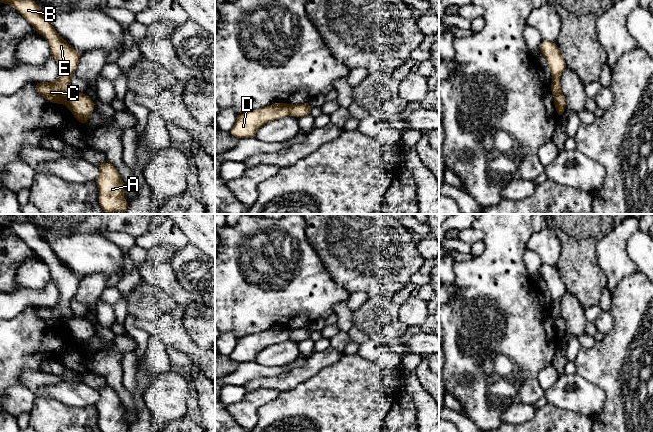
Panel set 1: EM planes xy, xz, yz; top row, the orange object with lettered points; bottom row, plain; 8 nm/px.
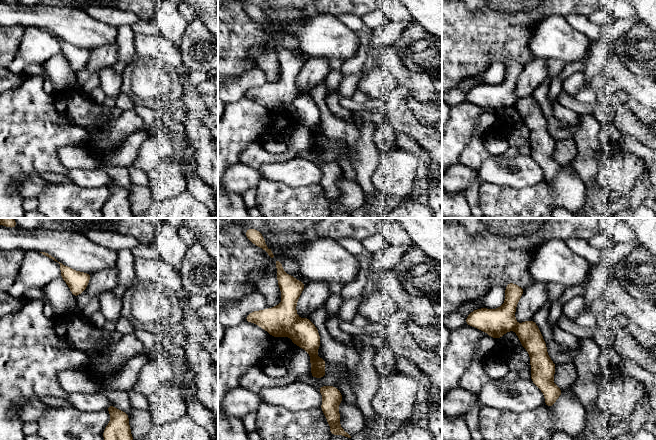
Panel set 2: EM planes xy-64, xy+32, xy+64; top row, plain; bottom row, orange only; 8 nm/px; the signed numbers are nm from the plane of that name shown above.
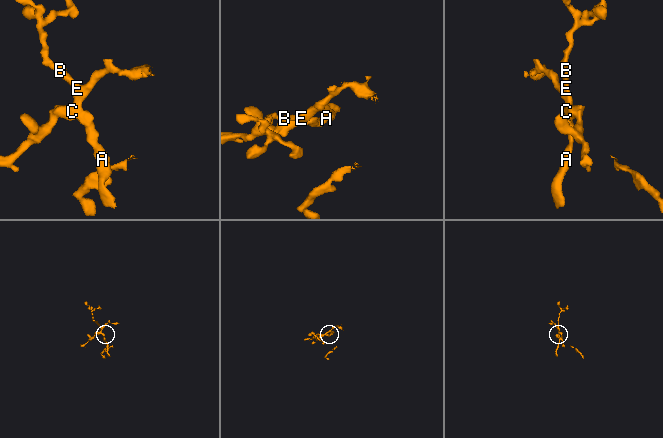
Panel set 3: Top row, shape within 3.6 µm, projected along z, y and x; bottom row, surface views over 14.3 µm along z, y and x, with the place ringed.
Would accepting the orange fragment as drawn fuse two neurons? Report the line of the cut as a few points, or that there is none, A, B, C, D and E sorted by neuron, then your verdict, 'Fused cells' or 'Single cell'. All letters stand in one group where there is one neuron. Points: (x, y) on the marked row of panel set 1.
Split along xy (73, 91), (63, 102). Groups: A / B C D E. Fused cells

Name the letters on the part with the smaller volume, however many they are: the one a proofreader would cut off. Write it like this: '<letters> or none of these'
A

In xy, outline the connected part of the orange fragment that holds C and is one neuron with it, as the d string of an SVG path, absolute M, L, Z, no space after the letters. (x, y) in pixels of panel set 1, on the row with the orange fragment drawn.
M0 0L0 3L11 5L49 42L50 54L55 57L59 66L59 76L53 82L38 82L35 88L49 102L63 104L66 97L74 92L70 80L81 53L72 49L69 43L57 33L40 13L40 7L33 0Z

